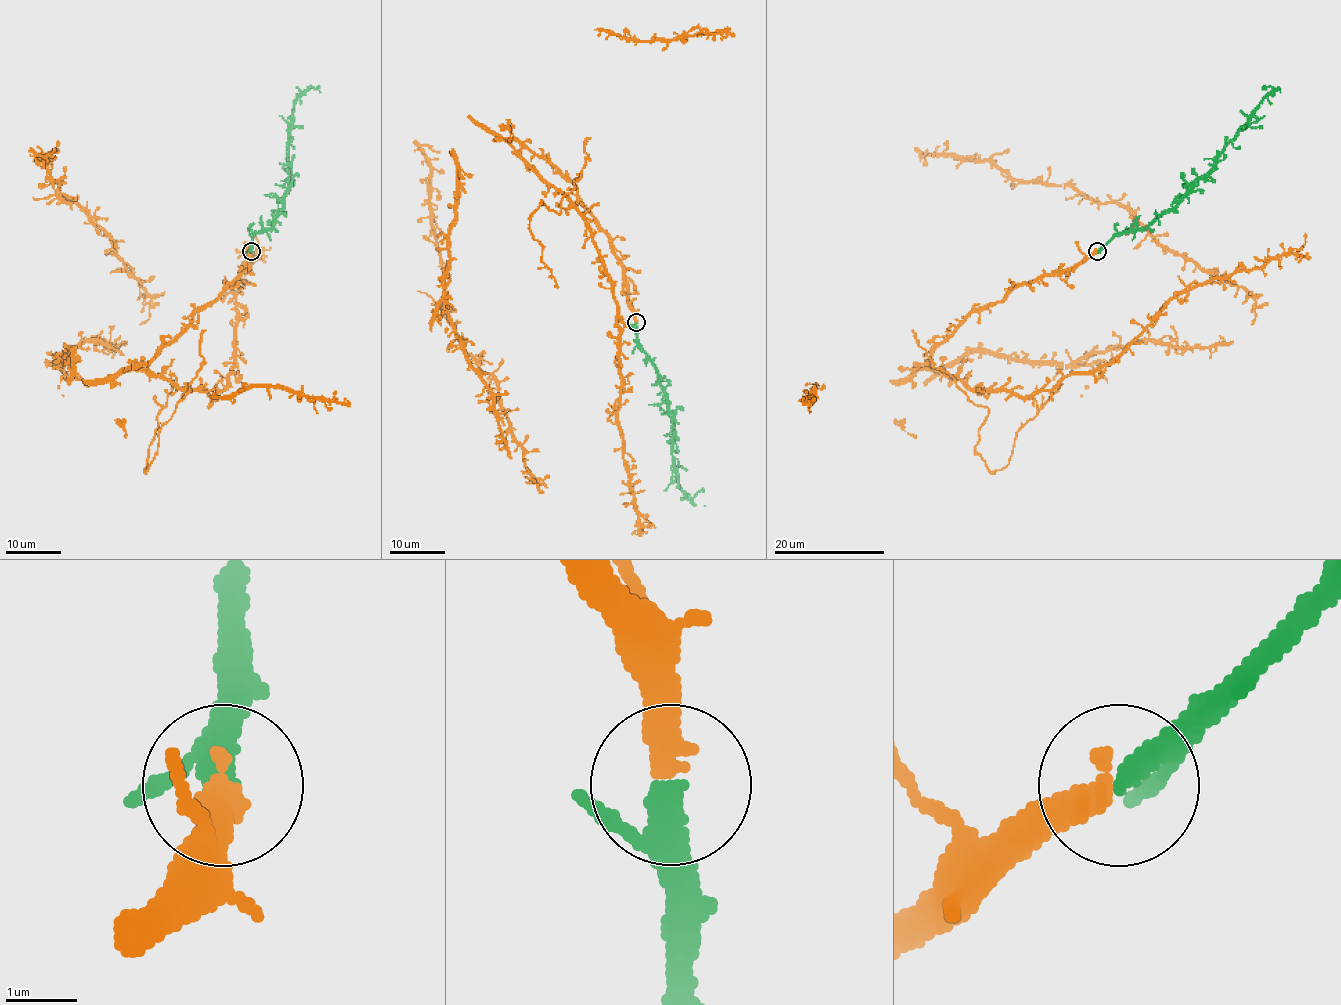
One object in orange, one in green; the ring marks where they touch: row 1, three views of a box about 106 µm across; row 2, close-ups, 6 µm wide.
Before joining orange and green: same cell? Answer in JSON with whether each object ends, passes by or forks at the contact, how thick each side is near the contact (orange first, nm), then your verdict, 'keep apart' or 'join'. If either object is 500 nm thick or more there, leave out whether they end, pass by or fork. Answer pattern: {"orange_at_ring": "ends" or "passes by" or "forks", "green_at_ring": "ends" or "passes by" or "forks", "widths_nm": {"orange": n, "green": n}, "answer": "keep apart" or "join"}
{"orange_at_ring": "ends", "green_at_ring": "passes by", "widths_nm": {"orange": 420, "green": 260}, "answer": "join"}

